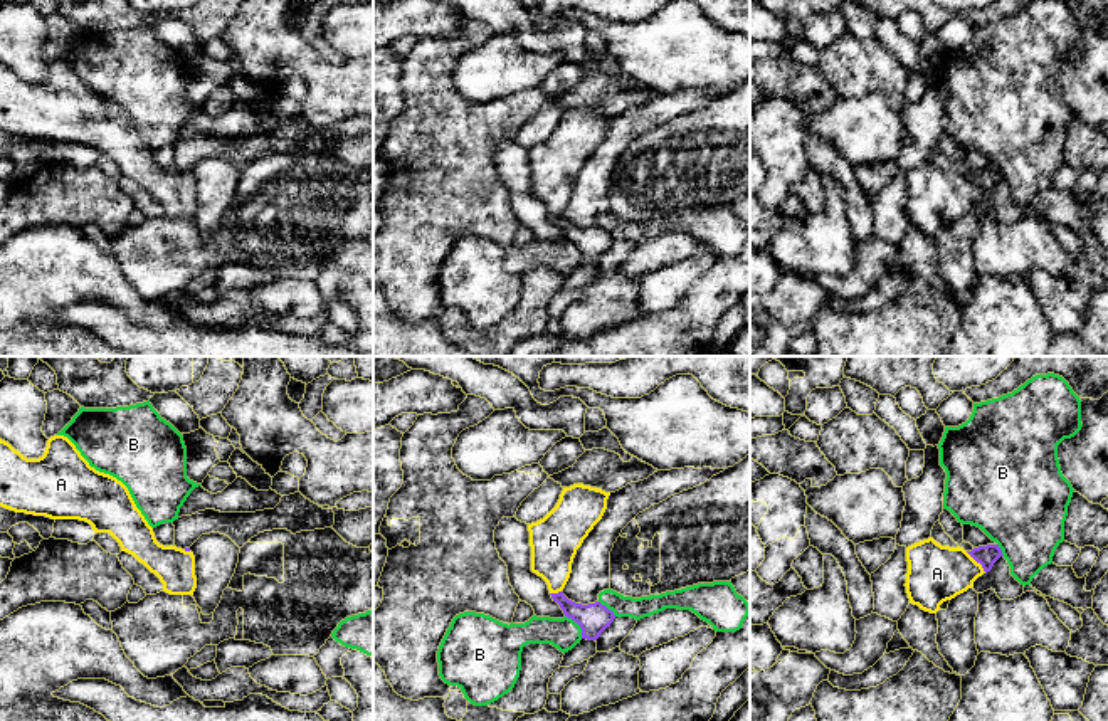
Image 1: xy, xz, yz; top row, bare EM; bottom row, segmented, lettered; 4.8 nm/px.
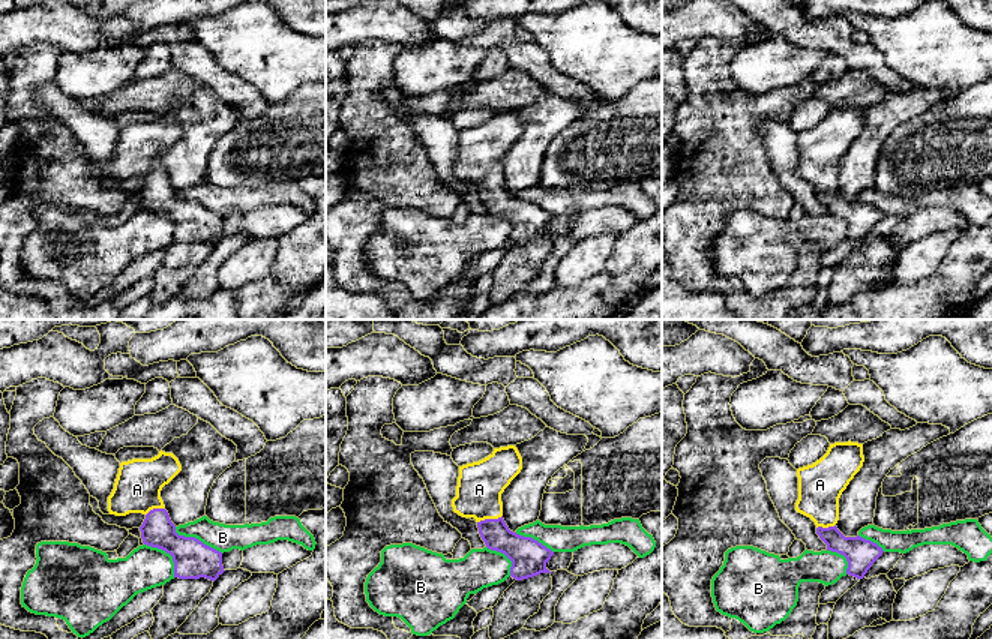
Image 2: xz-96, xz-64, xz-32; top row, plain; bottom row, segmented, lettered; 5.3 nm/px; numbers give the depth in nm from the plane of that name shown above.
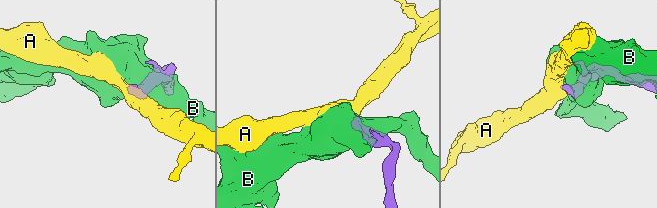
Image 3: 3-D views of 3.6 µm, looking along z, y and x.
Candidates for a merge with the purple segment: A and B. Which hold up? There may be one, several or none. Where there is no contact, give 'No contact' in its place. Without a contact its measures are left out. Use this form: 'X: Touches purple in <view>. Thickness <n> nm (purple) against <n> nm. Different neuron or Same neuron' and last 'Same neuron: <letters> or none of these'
A: Touches purple in yz. Thickness 100 nm (purple) against 280 nm. Same neuron
B: Touches purple in xz. Thickness 150 nm (purple) against 150 nm. Different neuron
Same neuron: A

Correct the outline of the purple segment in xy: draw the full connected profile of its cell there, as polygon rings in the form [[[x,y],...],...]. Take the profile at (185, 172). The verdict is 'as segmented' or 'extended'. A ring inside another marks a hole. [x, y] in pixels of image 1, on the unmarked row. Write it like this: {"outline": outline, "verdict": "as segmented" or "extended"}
{"outline": [[[64,59],[47,64],[42,81],[27,82],[8,66],[0,62],[0,129],[15,136],[45,139],[50,143],[79,143],[92,150],[94,156],[109,156],[121,170],[121,175],[133,178],[163,207],[170,218],[193,218],[197,212],[195,180],[190,171],[163,170],[156,165],[153,151],[136,131],[128,111],[116,101],[99,96],[89,89],[76,69]]], "verdict": "extended"}

